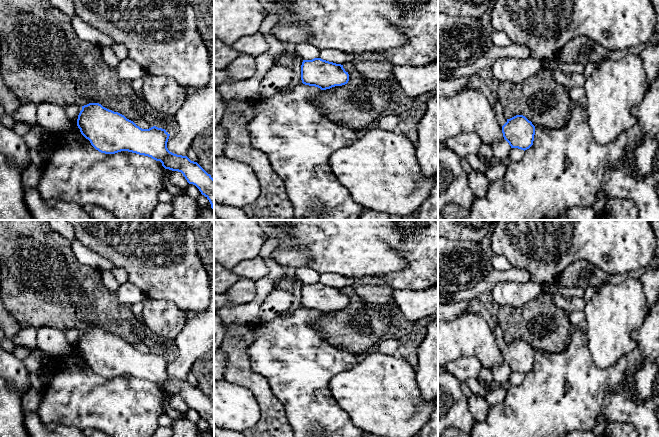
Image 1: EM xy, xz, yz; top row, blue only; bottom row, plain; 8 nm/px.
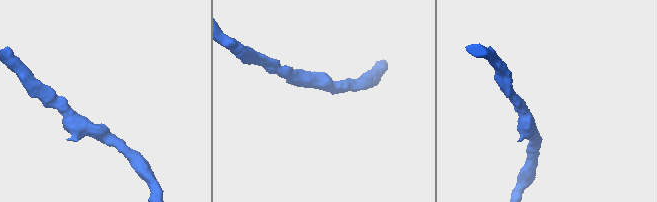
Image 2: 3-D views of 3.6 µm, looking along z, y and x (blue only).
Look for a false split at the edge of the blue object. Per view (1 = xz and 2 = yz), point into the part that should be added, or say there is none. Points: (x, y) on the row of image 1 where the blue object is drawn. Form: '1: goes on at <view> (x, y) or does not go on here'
1: does not go on here
2: does not go on here

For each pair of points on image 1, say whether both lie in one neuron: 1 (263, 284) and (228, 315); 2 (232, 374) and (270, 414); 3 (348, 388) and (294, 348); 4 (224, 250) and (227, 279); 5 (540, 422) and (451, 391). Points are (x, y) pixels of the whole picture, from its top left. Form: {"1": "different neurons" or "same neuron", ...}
{"1": "same neuron", "2": "same neuron", "3": "different neurons", "4": "different neurons", "5": "different neurons"}

